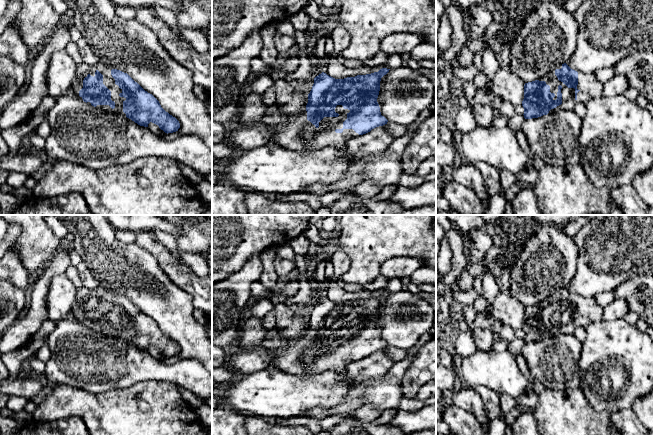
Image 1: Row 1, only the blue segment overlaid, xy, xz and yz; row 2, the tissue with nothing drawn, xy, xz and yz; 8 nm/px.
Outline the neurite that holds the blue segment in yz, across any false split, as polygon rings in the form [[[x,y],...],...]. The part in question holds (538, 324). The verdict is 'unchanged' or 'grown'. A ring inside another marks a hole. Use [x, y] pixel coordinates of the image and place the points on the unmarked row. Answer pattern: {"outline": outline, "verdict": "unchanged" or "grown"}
{"outline": [[[566,287],[559,289],[538,304],[525,307],[522,325],[524,342],[532,343],[560,334],[573,334],[576,328],[586,328],[590,323],[601,320],[603,310],[604,307],[594,297],[575,295]]], "verdict": "grown"}

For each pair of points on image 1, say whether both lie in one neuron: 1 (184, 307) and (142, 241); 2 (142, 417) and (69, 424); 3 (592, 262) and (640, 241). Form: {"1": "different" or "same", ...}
{"1": "different", "2": "different", "3": "same"}

